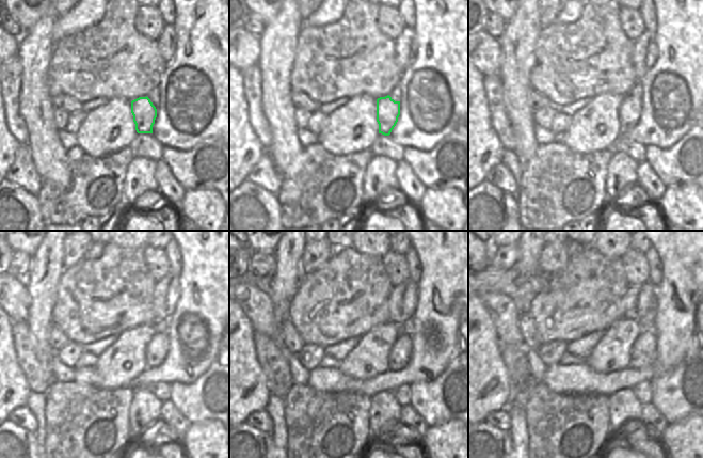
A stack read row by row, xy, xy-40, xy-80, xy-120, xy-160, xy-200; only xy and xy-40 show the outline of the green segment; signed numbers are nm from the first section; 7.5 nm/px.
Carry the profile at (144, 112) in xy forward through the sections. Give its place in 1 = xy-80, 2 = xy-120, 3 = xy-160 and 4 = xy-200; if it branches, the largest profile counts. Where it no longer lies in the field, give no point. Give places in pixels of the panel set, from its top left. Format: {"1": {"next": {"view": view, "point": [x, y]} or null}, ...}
{"1": {"next": {"view": "xy-80", "point": [629, 111]}}, "2": {"next": {"view": "xy-120", "point": [157, 349]}}, "3": {"next": {"view": "xy-160", "point": [400, 353]}}, "4": {"next": {"view": "xy-200", "point": [643, 352]}}}

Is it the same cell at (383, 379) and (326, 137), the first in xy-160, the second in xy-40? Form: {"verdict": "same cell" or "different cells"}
{"verdict": "different cells"}

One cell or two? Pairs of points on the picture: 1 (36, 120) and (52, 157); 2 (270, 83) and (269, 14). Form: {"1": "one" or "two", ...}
{"1": "one", "2": "two"}

